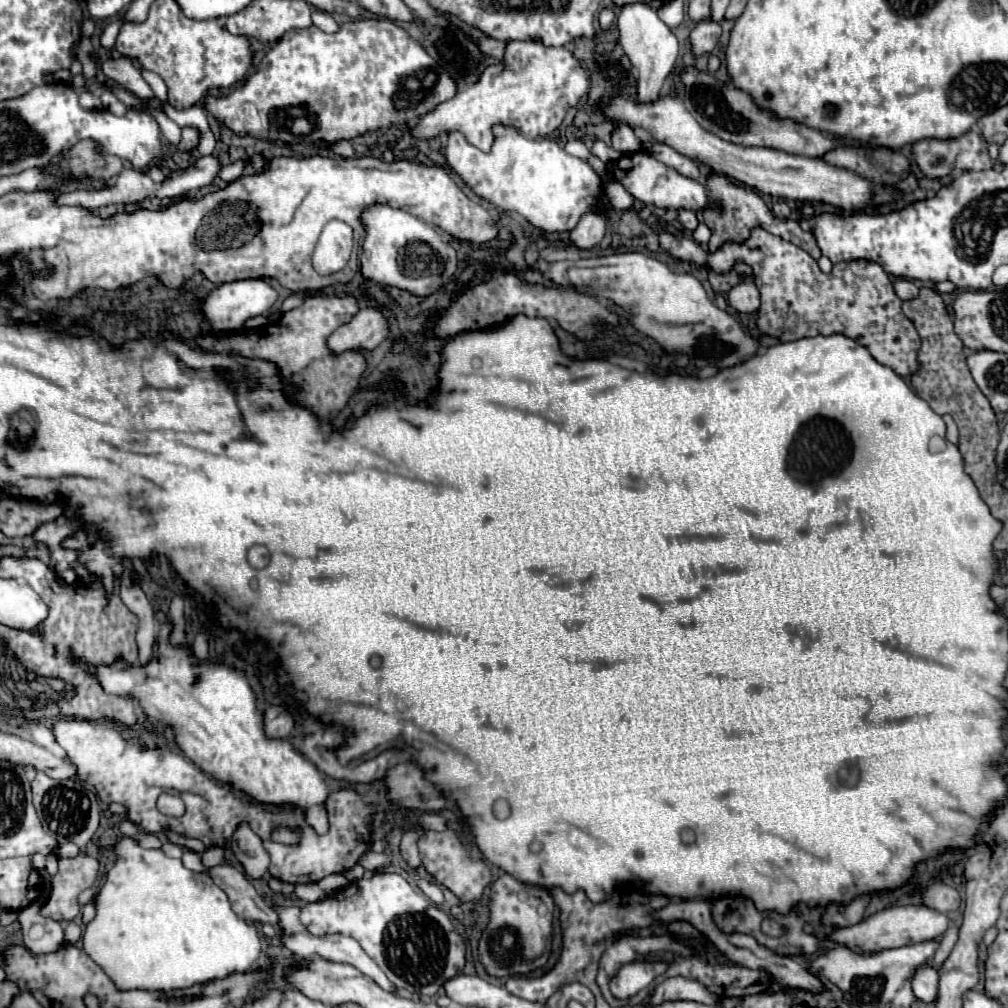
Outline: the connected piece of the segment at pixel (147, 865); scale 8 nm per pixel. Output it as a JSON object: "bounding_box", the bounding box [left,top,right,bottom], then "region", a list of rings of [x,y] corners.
{"bounding_box":[83,838,261,990],"region":[[[133,838],[119,840],[115,854],[117,864],[95,898],[97,914],[85,926],[83,948],[119,990],[189,988],[253,966],[261,954],[259,930],[233,912],[227,894],[207,874],[187,870],[181,860],[165,856],[159,848],[143,848]]]}

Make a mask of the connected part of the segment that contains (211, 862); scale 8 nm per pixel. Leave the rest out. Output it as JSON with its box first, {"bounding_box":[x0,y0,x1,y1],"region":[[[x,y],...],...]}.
{"bounding_box":[201,848,225,866],"region":[[[209,848],[209,850],[205,850],[205,852],[201,854],[201,858],[203,858],[203,864],[207,864],[207,866],[217,866],[217,864],[223,862],[223,854],[225,854],[223,848]]]}

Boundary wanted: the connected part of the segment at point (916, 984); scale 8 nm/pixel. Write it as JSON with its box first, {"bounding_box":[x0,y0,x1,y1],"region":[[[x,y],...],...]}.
{"bounding_box":[913,964,939,1004],"region":[[[929,964],[921,966],[915,976],[913,976],[913,992],[915,998],[923,1004],[931,1004],[937,998],[937,984],[939,984],[939,974],[933,970]]]}

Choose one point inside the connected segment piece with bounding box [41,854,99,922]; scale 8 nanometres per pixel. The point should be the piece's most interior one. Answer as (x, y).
(75, 874)

